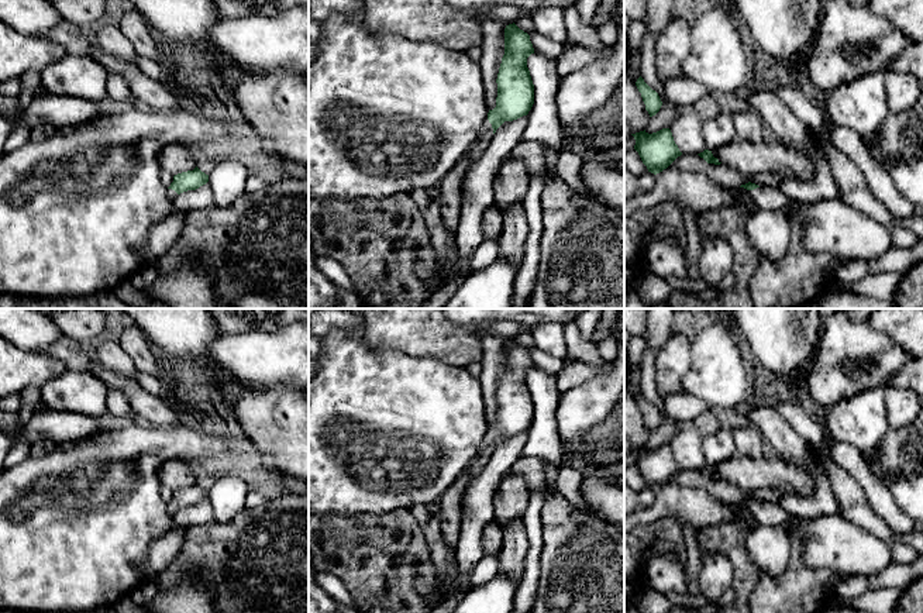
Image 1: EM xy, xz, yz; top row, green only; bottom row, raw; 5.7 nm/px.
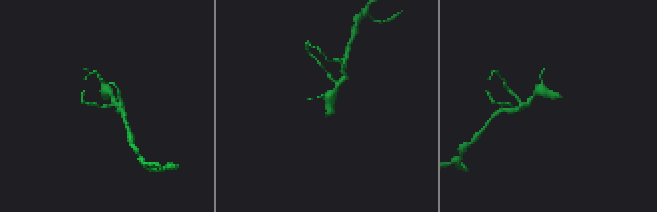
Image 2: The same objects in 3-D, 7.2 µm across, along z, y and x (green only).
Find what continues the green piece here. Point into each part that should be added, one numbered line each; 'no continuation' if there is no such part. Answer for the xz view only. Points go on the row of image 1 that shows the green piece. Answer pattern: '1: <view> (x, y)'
1: xz (485, 135)

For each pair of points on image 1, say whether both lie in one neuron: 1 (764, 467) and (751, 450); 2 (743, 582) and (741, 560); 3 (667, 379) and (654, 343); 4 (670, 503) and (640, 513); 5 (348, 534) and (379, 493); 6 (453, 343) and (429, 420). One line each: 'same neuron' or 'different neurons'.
1: different neurons
2: same neuron
3: different neurons
4: same neuron
5: different neurons
6: different neurons

